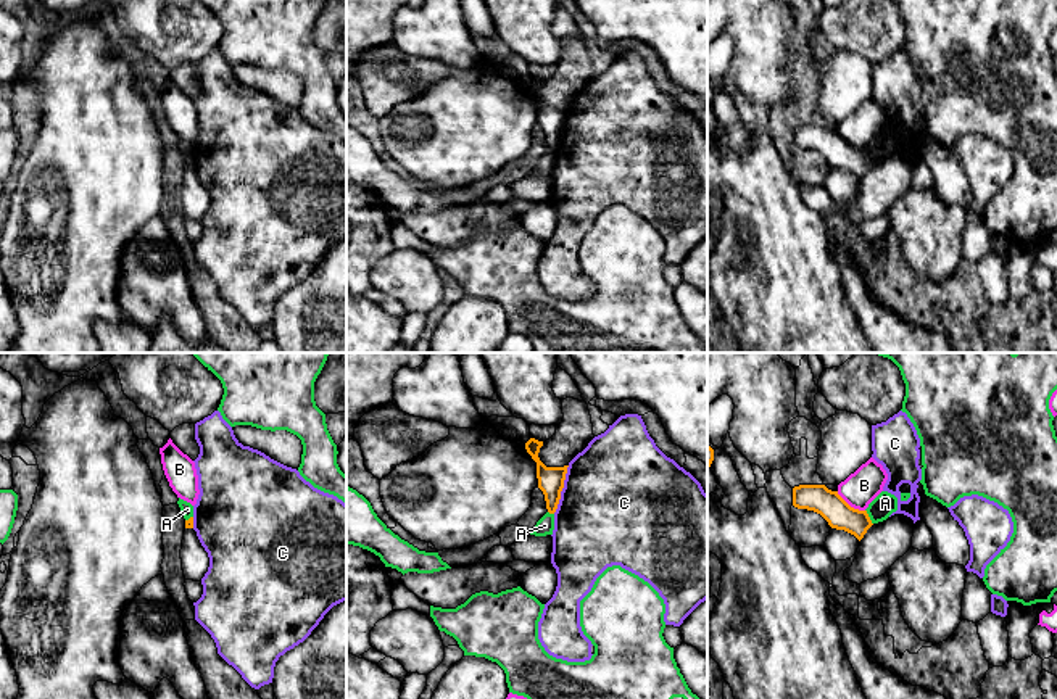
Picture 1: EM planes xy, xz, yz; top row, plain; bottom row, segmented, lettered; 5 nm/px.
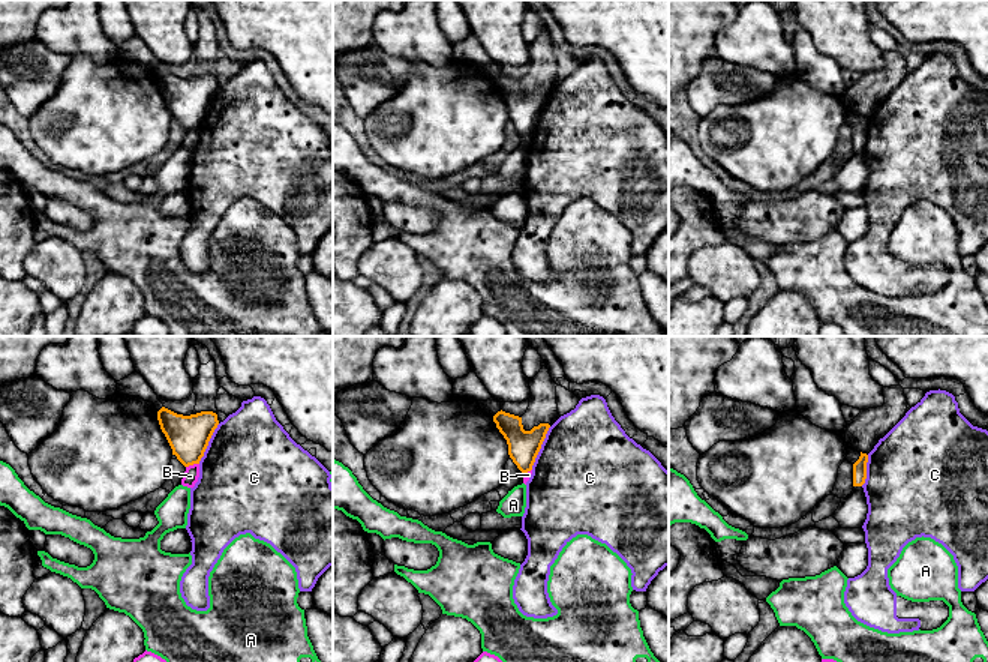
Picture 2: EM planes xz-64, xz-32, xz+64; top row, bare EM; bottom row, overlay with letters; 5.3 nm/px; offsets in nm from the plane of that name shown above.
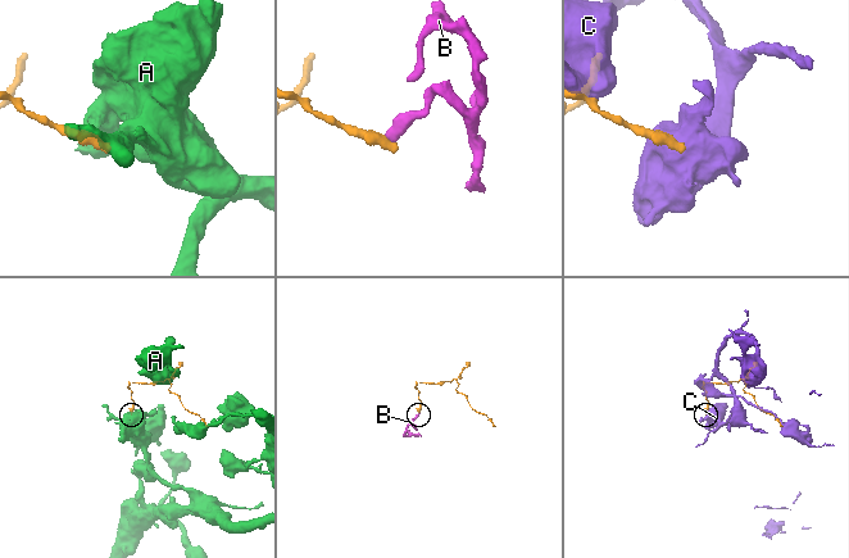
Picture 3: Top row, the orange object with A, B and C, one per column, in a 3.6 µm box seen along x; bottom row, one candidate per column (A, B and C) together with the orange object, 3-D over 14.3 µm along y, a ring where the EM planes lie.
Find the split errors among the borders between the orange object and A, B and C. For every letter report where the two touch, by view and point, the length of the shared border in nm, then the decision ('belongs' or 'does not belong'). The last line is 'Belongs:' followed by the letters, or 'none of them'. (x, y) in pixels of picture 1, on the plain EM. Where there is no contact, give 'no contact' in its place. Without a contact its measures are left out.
A: yz (869, 157) | 90 nm | does not belong
B: yz (849, 145) | 170 nm | does not belong
C: xz (561, 129) | 260 nm | does not belong
Belongs: none of them

